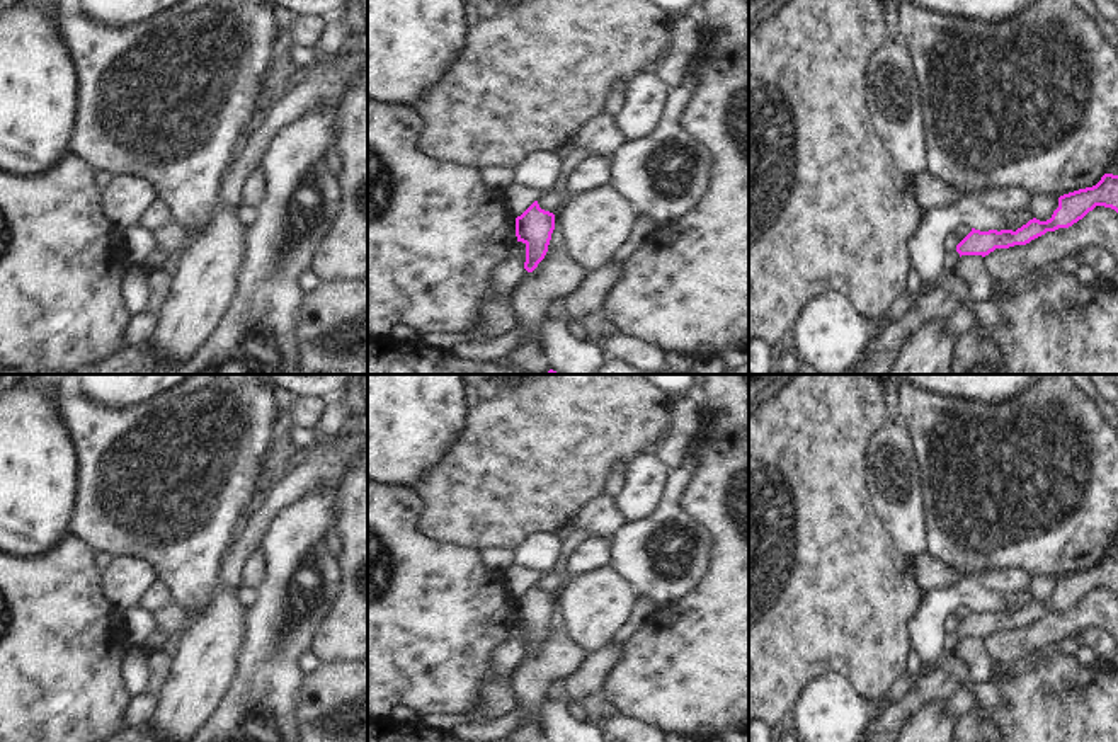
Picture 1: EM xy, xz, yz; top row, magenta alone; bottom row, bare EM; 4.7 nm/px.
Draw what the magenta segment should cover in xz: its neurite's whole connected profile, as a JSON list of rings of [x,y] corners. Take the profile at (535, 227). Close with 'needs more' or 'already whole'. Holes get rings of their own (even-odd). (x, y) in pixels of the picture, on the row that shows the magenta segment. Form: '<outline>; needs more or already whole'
[[[534,201],[521,216],[516,218],[517,242],[526,245],[524,269],[533,272],[545,259],[551,233],[555,230],[555,214],[539,208]]]; already whole

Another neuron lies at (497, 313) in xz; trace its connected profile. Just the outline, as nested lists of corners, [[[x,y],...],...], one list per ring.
[[[512,245],[504,260],[492,269],[488,298],[480,308],[480,322],[470,332],[485,340],[505,335],[517,325],[514,315],[514,291],[524,274],[524,247]]]

